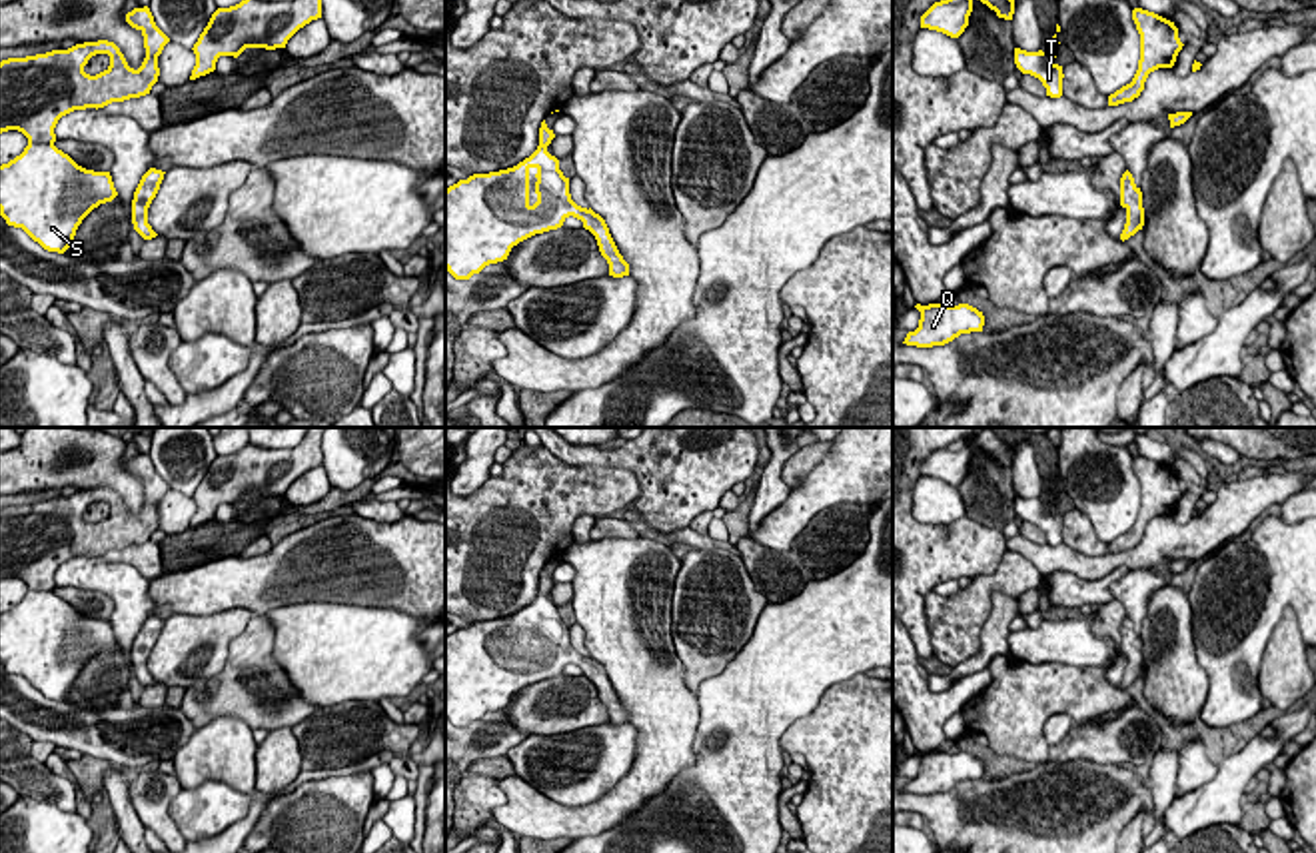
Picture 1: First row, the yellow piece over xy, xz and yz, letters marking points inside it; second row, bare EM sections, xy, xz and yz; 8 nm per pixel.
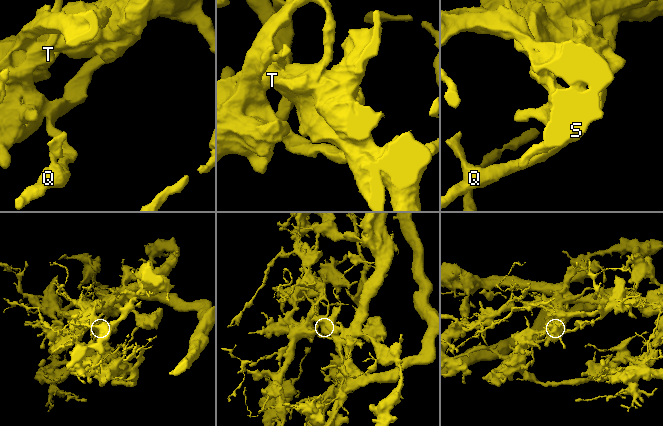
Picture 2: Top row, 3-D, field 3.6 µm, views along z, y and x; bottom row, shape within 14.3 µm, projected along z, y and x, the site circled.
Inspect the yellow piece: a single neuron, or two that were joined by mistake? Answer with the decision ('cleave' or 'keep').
keep

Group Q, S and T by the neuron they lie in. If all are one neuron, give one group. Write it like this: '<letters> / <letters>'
Q S T

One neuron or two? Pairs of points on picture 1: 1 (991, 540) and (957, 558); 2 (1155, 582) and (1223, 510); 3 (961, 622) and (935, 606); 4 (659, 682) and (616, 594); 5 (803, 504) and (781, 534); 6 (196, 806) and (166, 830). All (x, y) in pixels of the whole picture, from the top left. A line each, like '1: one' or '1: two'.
1: one
2: two
3: one
4: one
5: one
6: two

